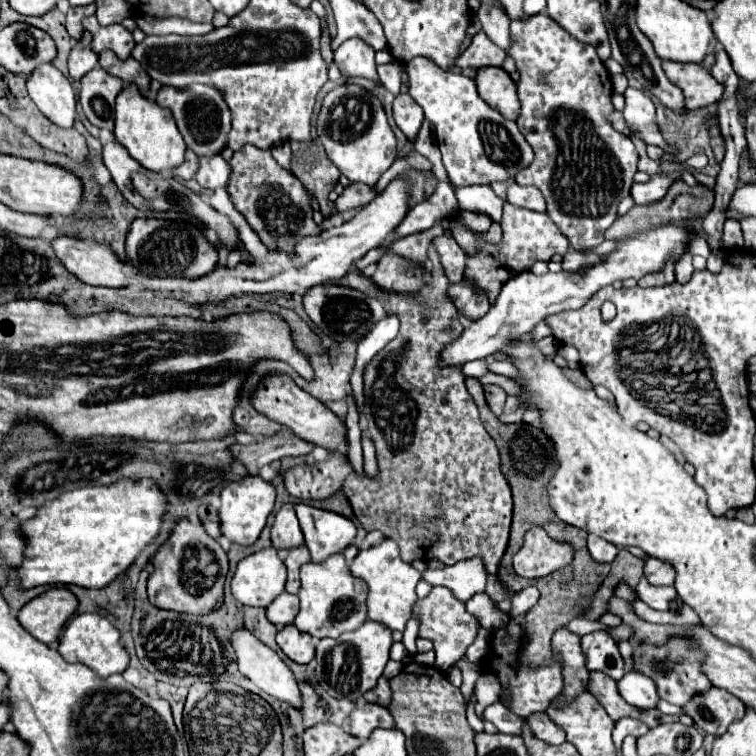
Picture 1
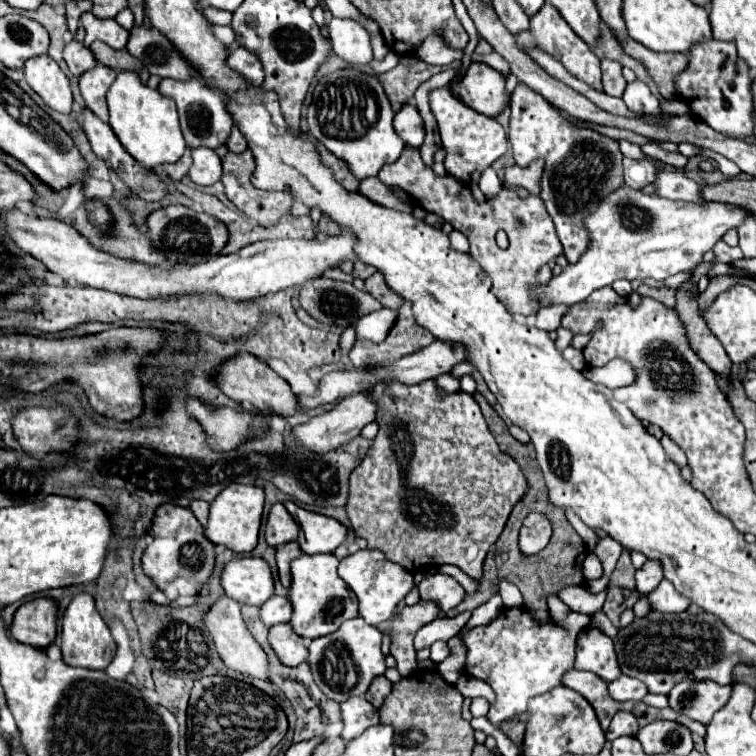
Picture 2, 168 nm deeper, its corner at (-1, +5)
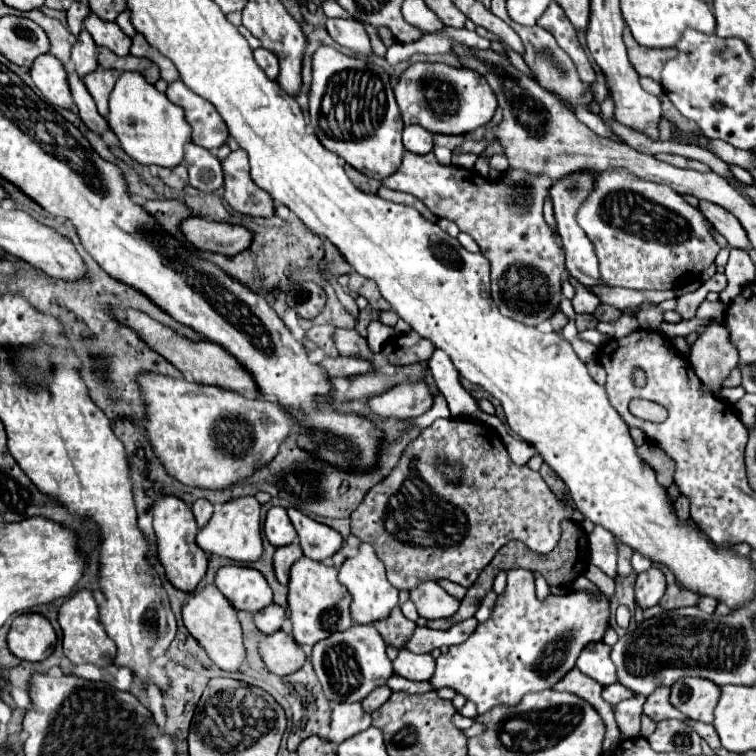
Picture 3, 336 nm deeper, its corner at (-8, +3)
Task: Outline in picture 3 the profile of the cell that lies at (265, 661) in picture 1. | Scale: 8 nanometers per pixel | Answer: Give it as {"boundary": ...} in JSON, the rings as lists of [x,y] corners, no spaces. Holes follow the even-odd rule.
{"boundary":[[[206,586],[202,592],[194,592],[182,606],[182,618],[190,634],[202,644],[208,652],[210,660],[228,672],[238,672],[238,668],[246,662],[242,626],[238,624],[238,610],[222,596],[216,586]]]}

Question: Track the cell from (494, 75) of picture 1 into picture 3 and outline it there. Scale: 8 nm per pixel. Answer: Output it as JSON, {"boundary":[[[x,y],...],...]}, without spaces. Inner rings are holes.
{"boundary":[[[414,64],[400,78],[394,88],[398,108],[404,124],[420,124],[430,132],[464,134],[478,126],[486,126],[496,108],[498,100],[492,88],[470,68],[452,68],[448,64]]]}

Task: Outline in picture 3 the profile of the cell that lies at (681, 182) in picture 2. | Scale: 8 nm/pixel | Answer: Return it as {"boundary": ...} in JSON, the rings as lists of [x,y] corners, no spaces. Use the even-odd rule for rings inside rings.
{"boundary":[[[700,200],[698,206],[700,206],[702,214],[716,226],[716,230],[728,240],[730,246],[746,248],[746,250],[750,248],[744,228],[740,226],[740,222],[730,212],[726,212],[724,208],[718,208],[716,204],[710,204],[708,200]]]}

